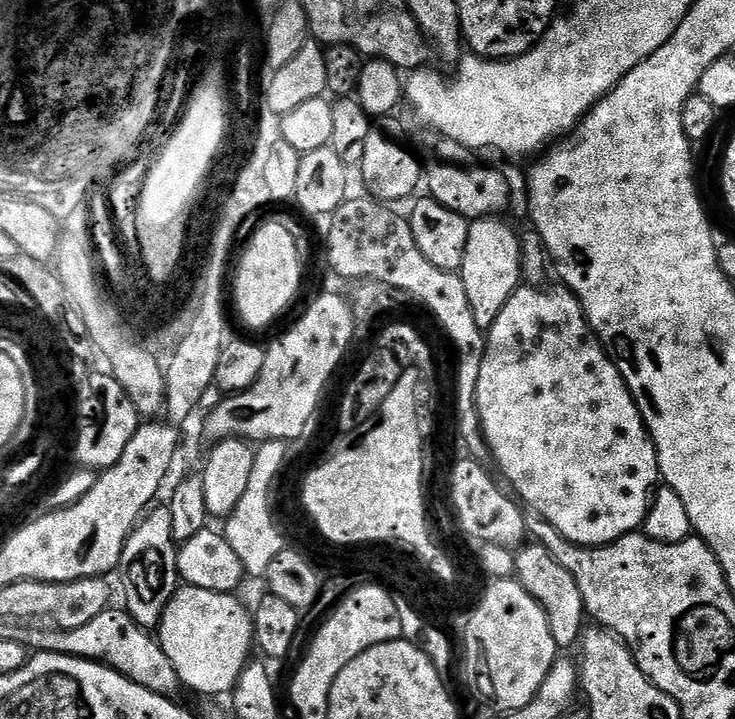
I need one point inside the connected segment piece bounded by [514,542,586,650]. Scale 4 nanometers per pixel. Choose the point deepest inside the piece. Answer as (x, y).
(540, 574)

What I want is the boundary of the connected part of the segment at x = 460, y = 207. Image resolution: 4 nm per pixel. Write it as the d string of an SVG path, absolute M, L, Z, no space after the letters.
M440 136L432 144L432 157L426 162L427 195L446 210L465 216L469 222L484 220L488 216L499 217L512 200L512 188L508 180L496 168L487 168L476 161L477 153L450 138Z

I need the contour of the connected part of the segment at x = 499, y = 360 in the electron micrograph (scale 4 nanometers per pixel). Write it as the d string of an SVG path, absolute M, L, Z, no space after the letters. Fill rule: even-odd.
M521 286L516 289L510 302L506 302L506 306L502 306L502 314L498 314L498 318L486 332L487 344L474 399L477 414L480 417L480 431L483 432L484 441L491 452L491 459L496 460L501 474L508 479L507 487L515 493L519 503L527 511L539 514L558 534L564 535L573 544L595 548L602 544L612 544L618 538L631 536L637 530L643 529L648 505L660 480L660 467L656 447L644 424L642 414L622 378L618 366L600 344L600 339L589 328L580 300L567 288L555 287L549 292L540 292L544 290L536 286Z

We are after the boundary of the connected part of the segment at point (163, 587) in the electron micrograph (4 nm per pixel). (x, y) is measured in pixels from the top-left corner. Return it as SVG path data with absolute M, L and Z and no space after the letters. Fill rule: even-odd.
M167 506L155 508L141 519L128 536L118 569L119 575L124 575L123 607L134 618L134 622L138 622L138 626L149 630L159 629L166 606L181 583L180 574L176 571L178 545L173 540L173 518L170 518Z

